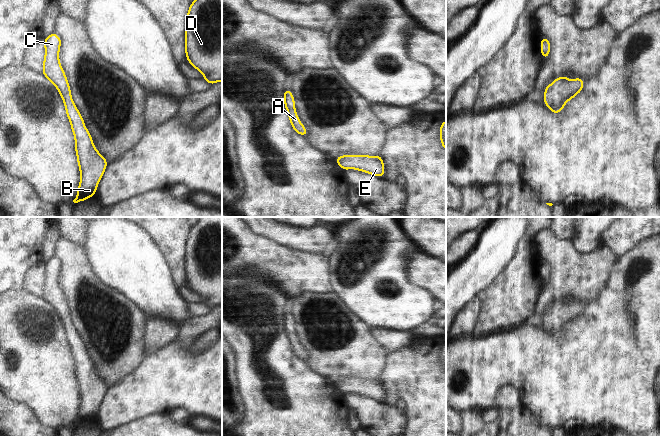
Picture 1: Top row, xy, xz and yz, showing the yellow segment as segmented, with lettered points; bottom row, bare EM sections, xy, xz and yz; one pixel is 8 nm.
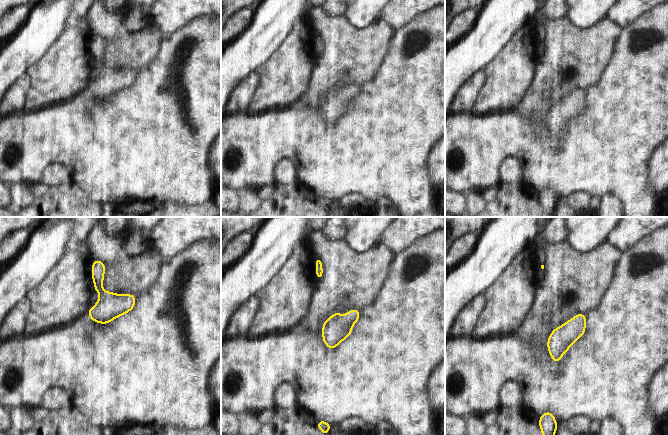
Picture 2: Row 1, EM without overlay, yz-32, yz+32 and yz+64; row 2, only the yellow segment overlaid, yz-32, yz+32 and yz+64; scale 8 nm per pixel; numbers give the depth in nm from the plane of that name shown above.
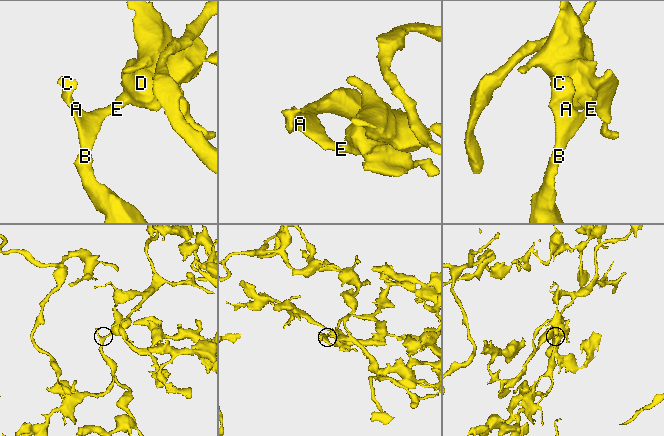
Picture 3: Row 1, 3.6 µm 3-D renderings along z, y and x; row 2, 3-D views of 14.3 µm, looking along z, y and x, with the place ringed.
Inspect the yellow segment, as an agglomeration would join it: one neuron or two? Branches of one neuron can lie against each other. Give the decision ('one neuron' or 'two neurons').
one neuron

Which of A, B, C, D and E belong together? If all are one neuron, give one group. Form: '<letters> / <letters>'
A B C D E

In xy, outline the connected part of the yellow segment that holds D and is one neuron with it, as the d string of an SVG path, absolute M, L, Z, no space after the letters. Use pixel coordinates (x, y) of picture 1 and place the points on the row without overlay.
M197 217L185 244L185 278L210 309L222 305L222 217Z

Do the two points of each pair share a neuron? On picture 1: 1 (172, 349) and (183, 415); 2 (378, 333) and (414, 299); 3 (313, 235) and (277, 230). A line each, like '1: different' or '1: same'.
1: different
2: different
3: same

